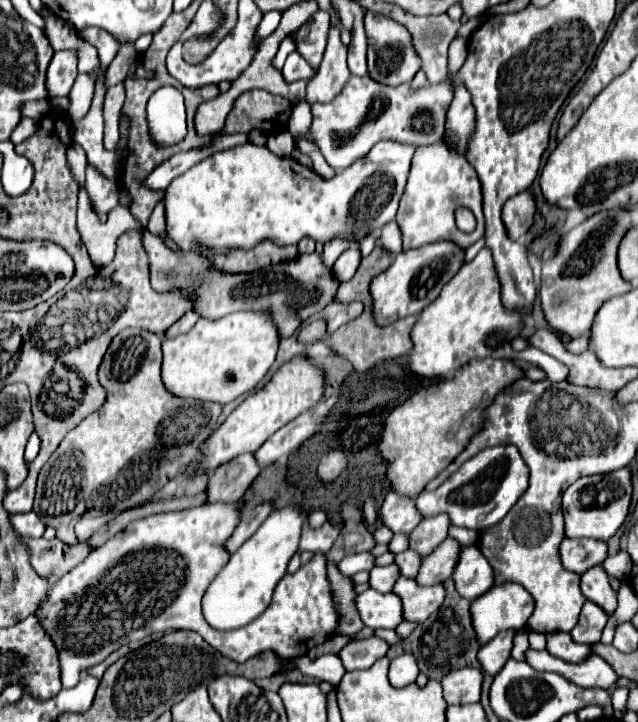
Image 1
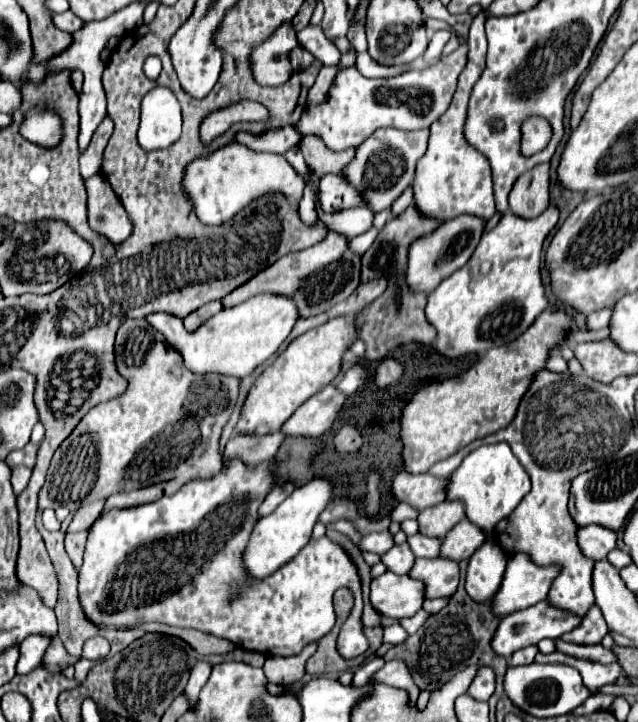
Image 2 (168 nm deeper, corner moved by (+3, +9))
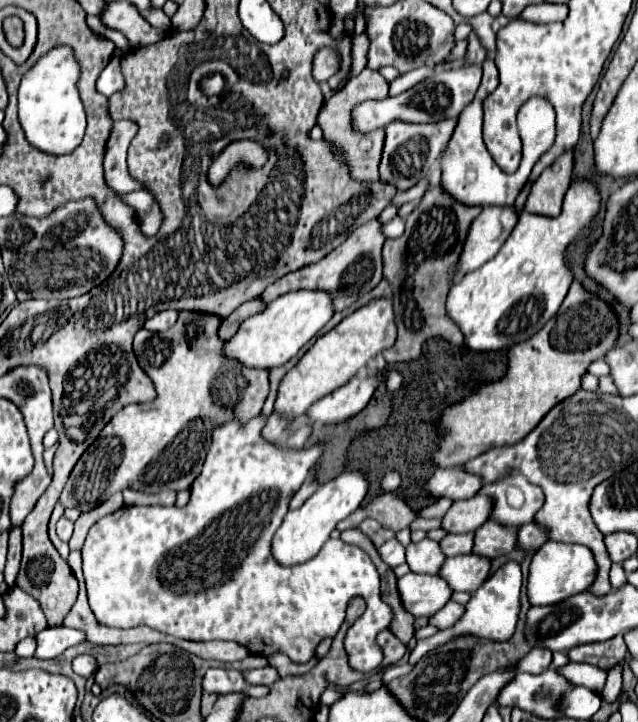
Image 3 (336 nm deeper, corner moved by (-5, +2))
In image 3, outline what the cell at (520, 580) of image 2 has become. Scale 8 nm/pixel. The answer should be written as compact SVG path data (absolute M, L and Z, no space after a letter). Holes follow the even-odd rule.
M546 542L532 556L532 562L528 568L528 584L526 584L528 602L530 606L558 604L564 598L570 598L572 594L580 594L582 590L586 590L592 584L594 576L596 576L596 562L592 552L586 546Z

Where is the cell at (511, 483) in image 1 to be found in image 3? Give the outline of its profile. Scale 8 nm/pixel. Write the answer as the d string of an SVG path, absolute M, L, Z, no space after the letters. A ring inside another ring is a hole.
M510 470L496 482L484 484L478 494L492 498L490 518L506 528L516 528L534 520L534 514L544 504L542 490L528 482L520 470Z

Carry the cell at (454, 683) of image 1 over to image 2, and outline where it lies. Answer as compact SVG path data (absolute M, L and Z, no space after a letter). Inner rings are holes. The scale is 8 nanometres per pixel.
M480 667L476 679L472 681L468 695L478 701L488 701L496 689L496 673L490 667Z

